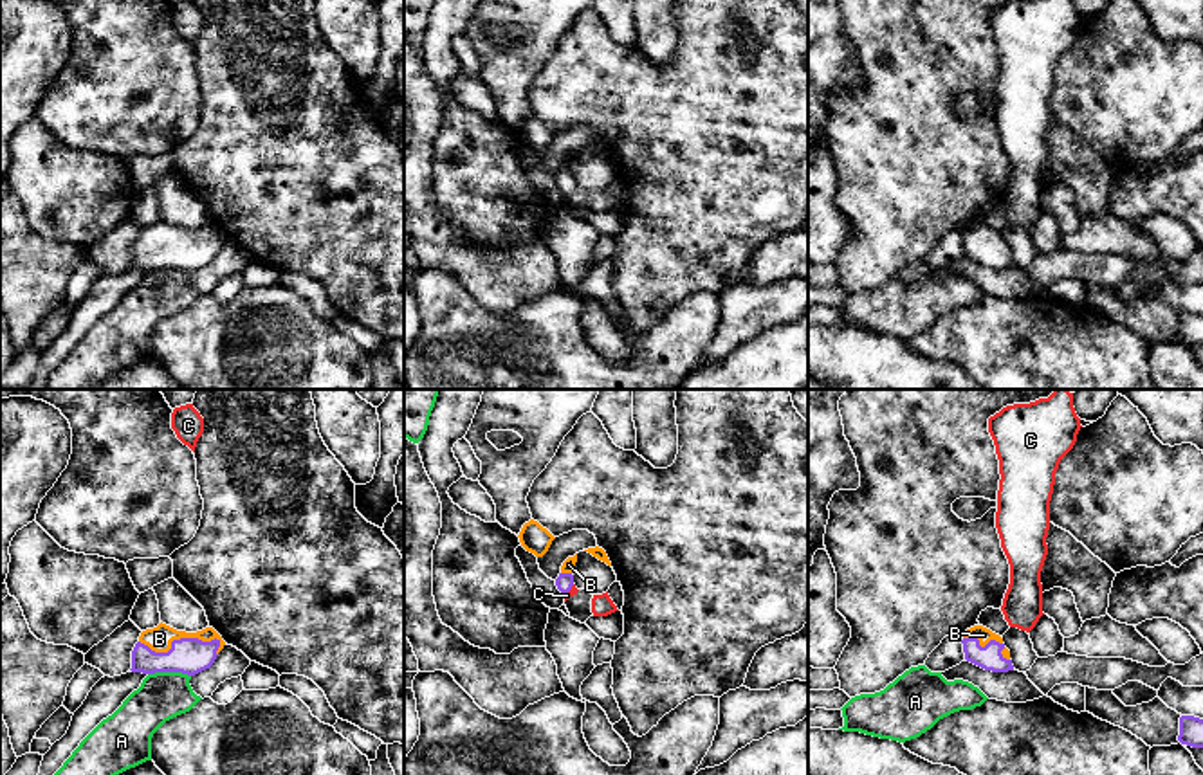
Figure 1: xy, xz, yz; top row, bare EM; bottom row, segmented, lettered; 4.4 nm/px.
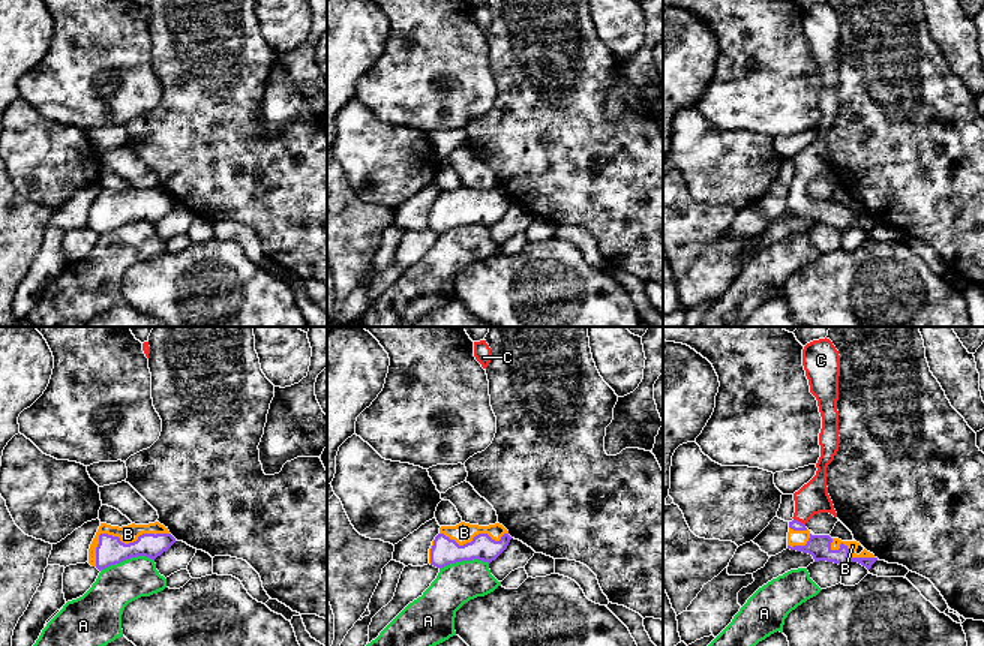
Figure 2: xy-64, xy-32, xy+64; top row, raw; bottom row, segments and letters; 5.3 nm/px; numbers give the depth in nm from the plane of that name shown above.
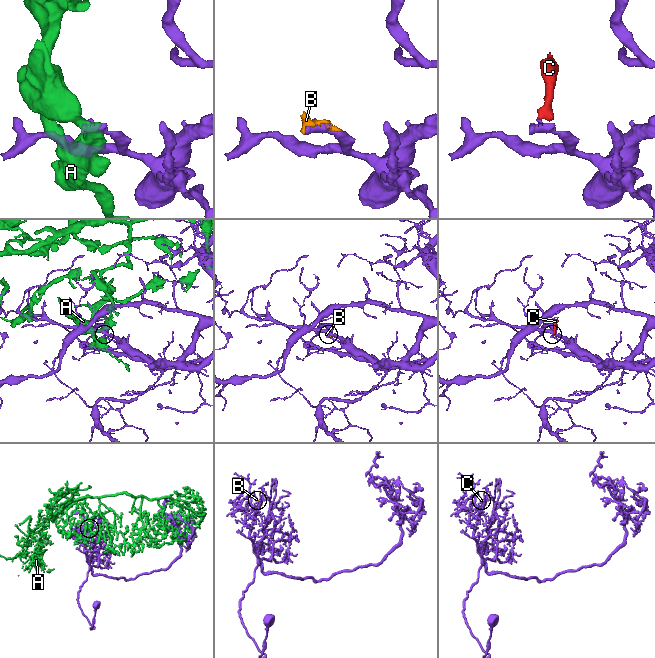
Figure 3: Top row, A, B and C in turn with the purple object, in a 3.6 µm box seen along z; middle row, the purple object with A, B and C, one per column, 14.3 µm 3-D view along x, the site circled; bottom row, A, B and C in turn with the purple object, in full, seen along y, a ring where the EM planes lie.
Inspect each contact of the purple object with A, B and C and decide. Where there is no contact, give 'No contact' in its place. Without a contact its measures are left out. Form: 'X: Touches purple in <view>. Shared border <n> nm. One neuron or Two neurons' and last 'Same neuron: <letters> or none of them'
A: Touches purple in xy. Shared border 190 nm. Two neurons
B: Touches purple in xy. Shared border 360 nm. One neuron
C: Touches purple in xz. Shared border 70 nm. One neuron
Same neuron: B, C

